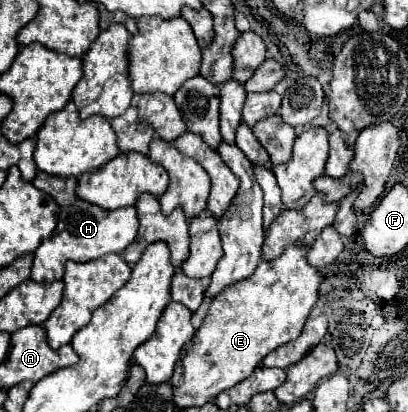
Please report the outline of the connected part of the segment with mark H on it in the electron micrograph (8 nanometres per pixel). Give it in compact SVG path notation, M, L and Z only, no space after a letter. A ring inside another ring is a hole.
M76 199L72 205L68 205L66 209L60 211L60 217L58 217L58 225L54 229L54 233L44 239L40 243L40 247L36 249L34 253L34 265L32 265L32 279L38 281L38 283L52 283L52 281L60 281L62 275L64 275L64 263L68 259L72 261L92 261L92 259L100 259L108 253L122 253L138 235L138 213L134 207L120 207L120 209L102 209L94 203L88 203L88 201L82 201L82 199Z

